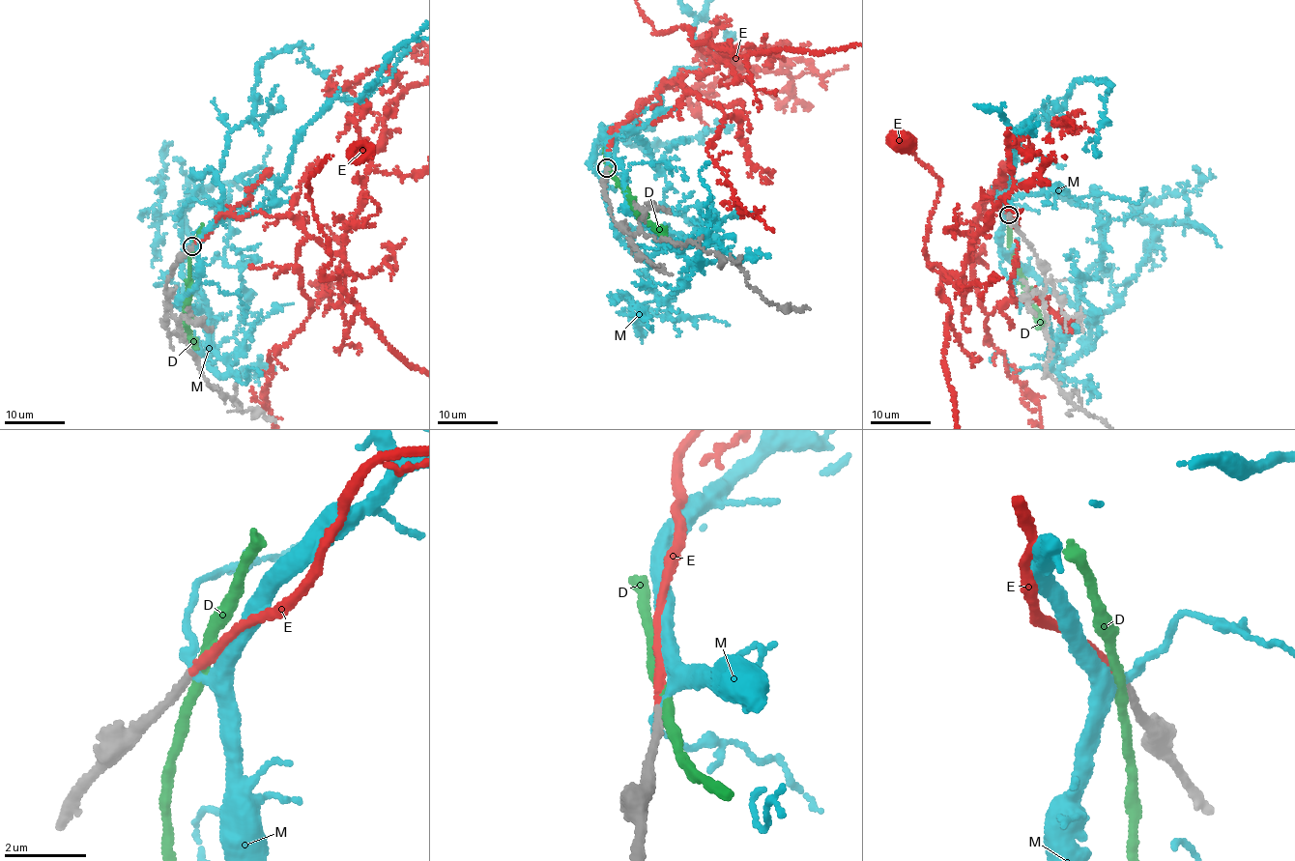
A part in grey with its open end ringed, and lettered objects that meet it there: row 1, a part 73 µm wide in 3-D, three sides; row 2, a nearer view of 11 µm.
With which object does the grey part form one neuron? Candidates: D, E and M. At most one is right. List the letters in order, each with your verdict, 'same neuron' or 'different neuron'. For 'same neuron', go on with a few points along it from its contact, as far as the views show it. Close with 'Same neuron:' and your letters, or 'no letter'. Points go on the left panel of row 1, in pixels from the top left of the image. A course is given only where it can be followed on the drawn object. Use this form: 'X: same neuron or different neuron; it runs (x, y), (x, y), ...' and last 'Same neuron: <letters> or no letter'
D: different neuron
E: same neuron; it runs (192, 246), (222, 215), (261, 212), (349, 270), (321, 276), (307, 186), (359, 153)
M: different neuron
Same neuron: E

